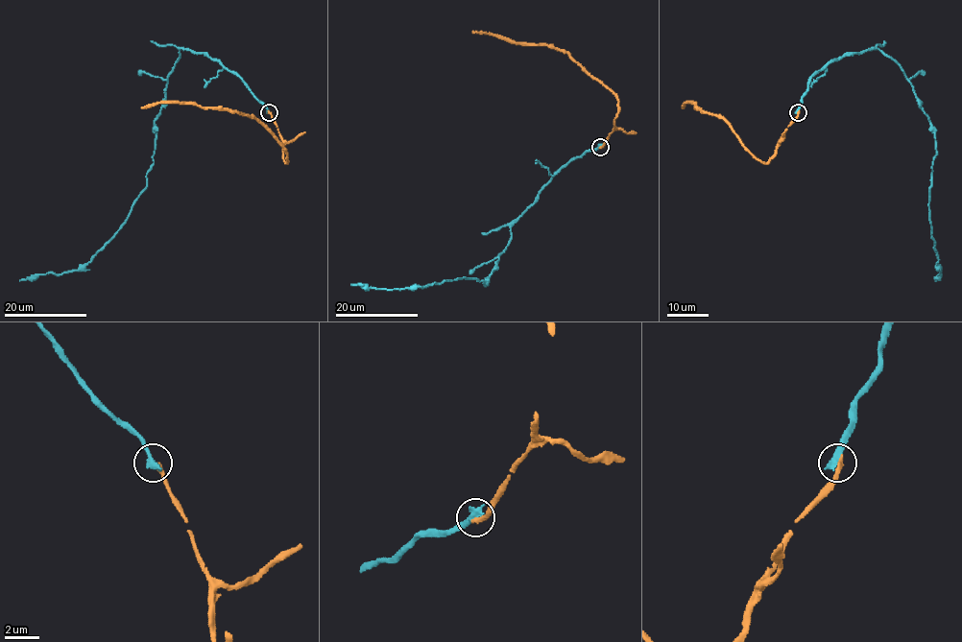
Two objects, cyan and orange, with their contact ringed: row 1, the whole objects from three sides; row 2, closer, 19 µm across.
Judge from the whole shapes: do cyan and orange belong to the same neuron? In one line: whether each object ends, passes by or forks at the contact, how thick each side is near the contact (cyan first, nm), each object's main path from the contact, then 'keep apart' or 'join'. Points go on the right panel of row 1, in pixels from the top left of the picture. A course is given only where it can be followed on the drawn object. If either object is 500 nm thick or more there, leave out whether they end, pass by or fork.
cyan ends | orange ends | 480/320 nm | cyan via (798, 112), (808, 81), (842, 57), (875, 48), (901, 67), (934, 133), (929, 220), (940, 273), (935, 281) | orange via (798, 112), (776, 154), (766, 162), (760, 161), (722, 118), (696, 107), (692, 103), (685, 103), (682, 107) | keep apart

